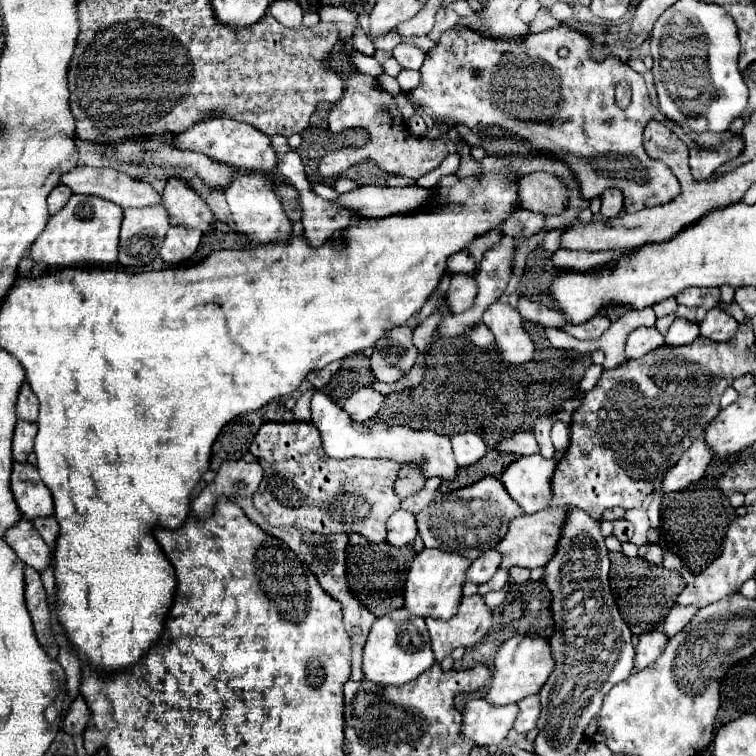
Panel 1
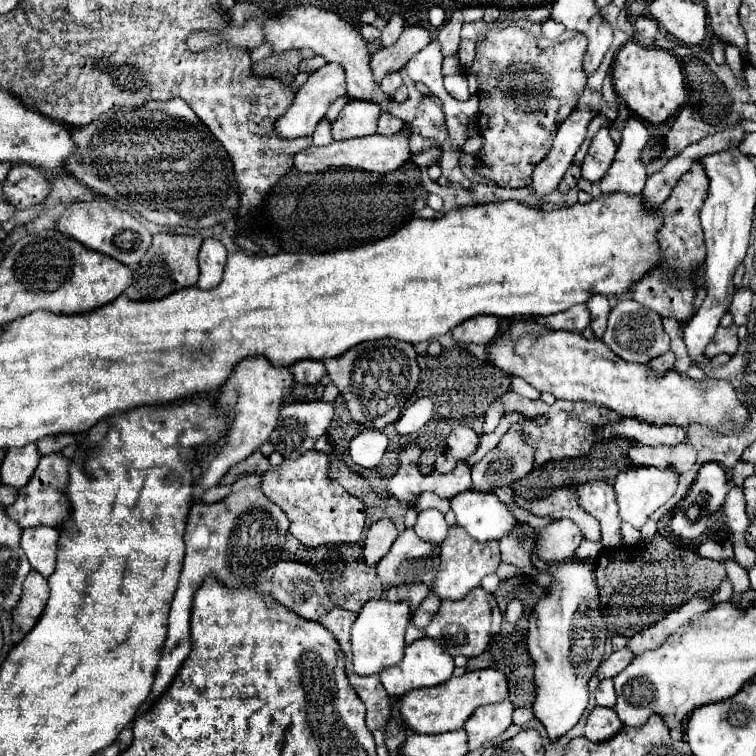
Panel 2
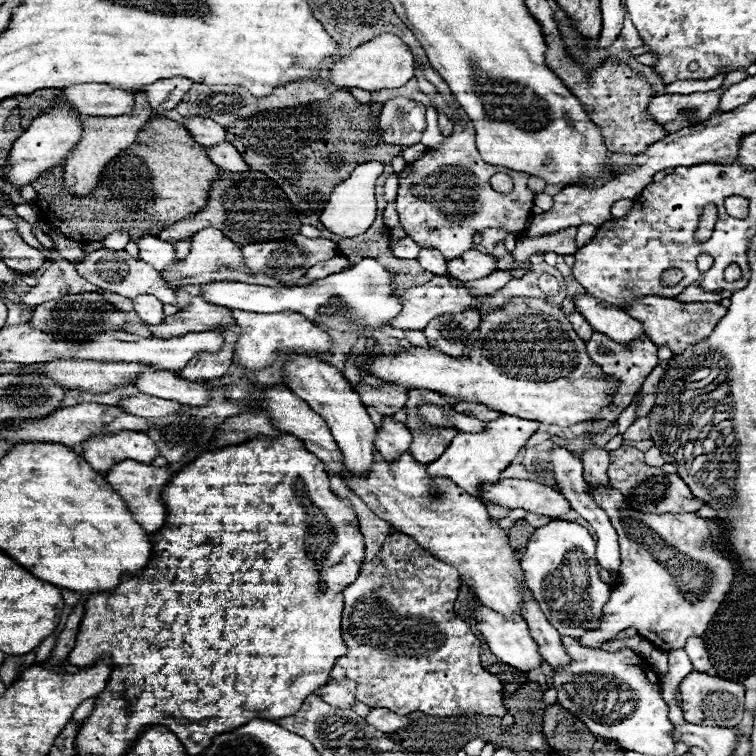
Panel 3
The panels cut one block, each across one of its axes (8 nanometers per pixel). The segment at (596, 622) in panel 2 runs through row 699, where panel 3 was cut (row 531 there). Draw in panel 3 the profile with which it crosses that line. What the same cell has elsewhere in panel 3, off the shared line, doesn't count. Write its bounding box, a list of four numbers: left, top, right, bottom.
[520,520,612,638]

